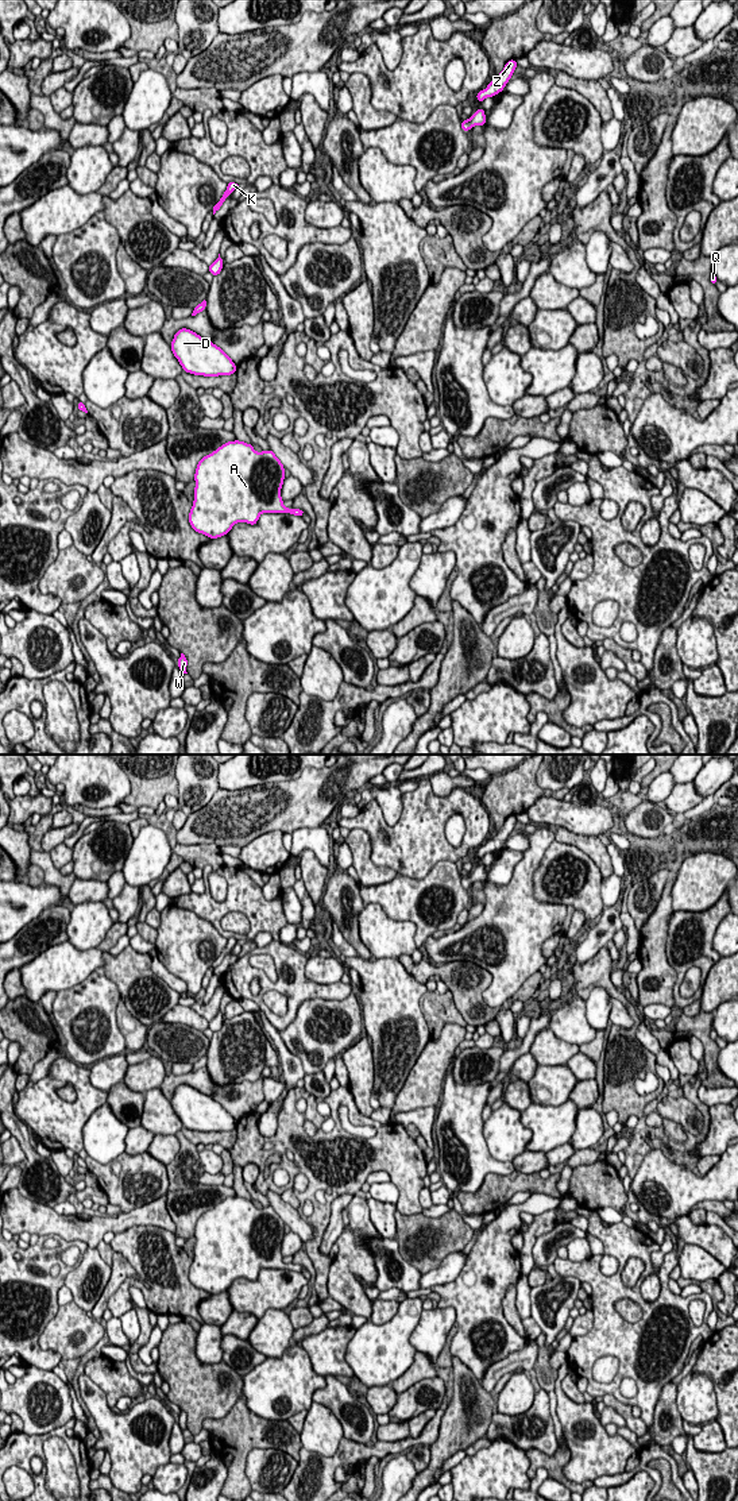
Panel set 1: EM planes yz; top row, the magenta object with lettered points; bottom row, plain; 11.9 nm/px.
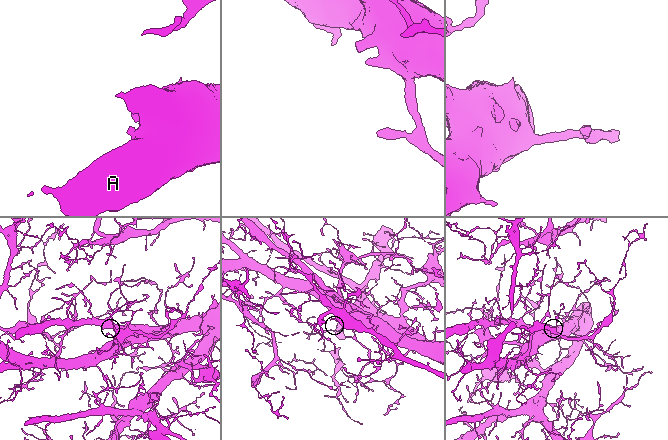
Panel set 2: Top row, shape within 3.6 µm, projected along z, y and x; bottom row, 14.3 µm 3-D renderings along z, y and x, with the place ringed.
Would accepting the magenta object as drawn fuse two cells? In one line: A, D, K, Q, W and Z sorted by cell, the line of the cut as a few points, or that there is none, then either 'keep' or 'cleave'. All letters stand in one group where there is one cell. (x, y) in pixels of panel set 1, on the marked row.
A D K Q W Z | no cut | keep

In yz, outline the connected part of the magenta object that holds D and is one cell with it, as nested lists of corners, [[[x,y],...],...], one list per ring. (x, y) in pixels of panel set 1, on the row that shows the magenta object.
[[[188,328],[175,332],[170,347],[189,374],[219,377],[236,373],[236,364],[220,347]]]

